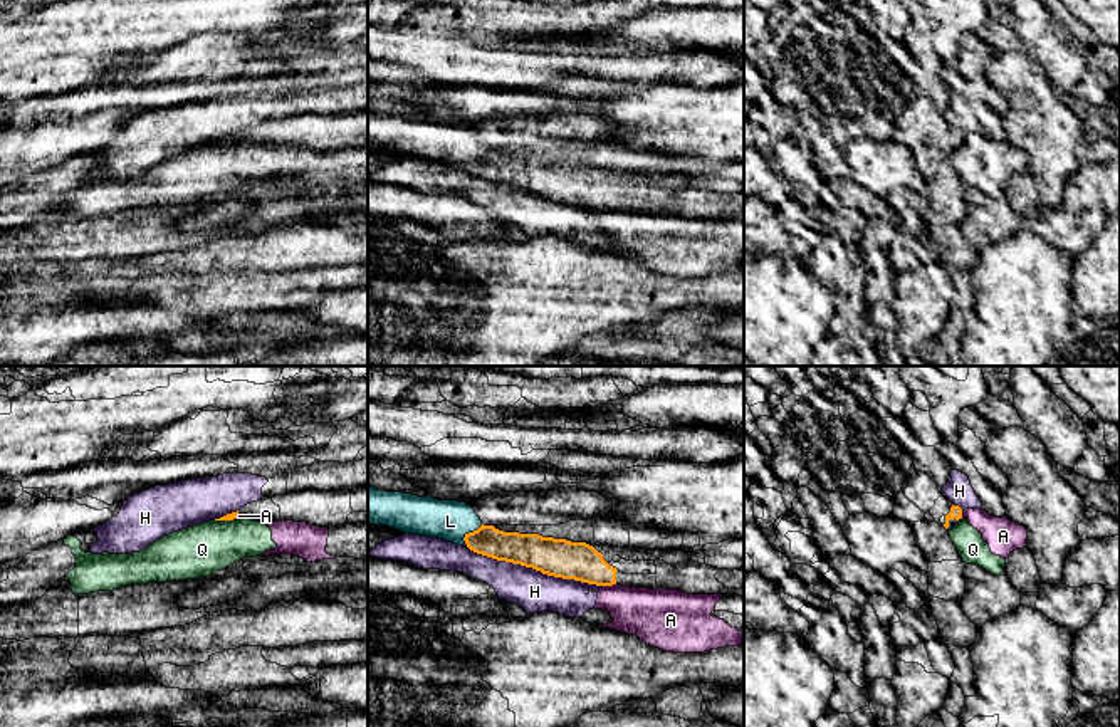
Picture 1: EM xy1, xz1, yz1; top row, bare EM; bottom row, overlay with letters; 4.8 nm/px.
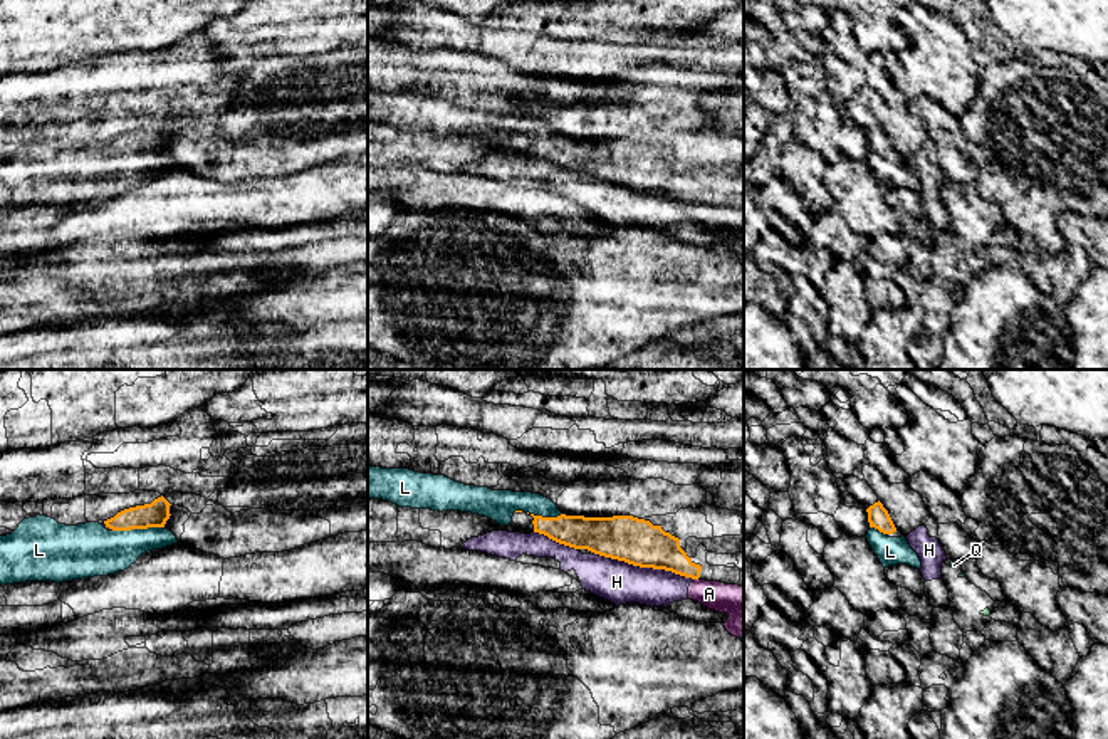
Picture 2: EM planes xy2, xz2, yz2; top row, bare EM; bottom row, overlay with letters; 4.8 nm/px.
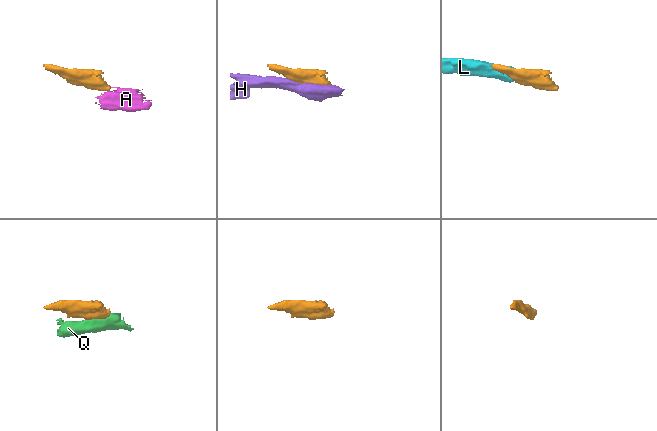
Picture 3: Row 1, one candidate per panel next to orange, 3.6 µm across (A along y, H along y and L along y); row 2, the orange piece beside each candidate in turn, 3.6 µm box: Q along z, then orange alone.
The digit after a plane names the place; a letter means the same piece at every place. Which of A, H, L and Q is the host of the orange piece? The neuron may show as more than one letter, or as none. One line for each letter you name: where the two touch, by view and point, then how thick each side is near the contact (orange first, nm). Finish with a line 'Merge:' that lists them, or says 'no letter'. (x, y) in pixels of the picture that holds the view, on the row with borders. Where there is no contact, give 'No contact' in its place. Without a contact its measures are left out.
L: Touches orange at xy2 (138, 528). Thickness 120 nm (orange) against 240 nm
Merge: L

